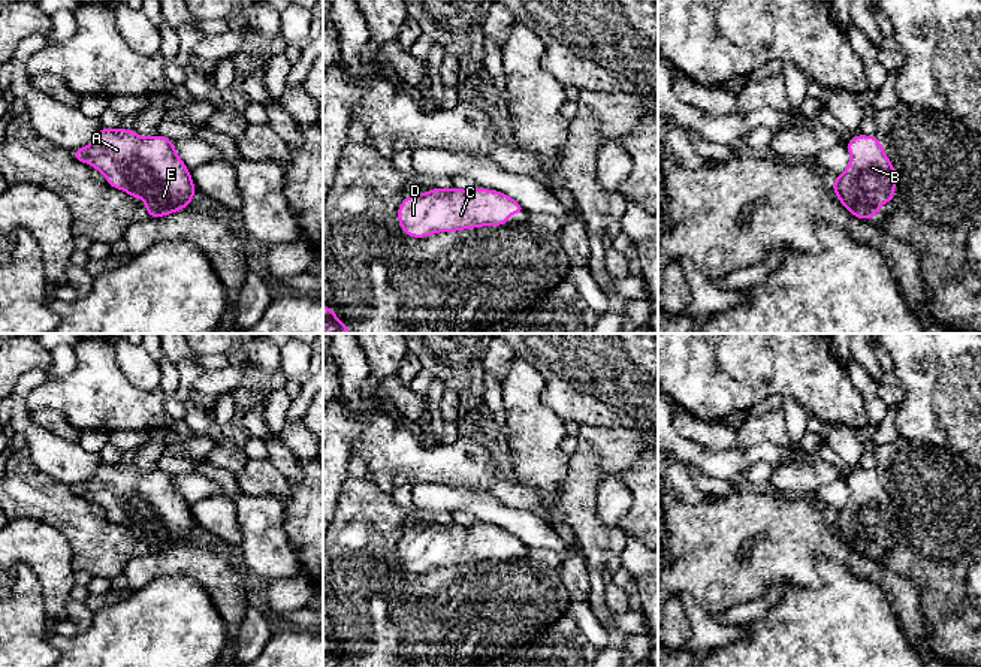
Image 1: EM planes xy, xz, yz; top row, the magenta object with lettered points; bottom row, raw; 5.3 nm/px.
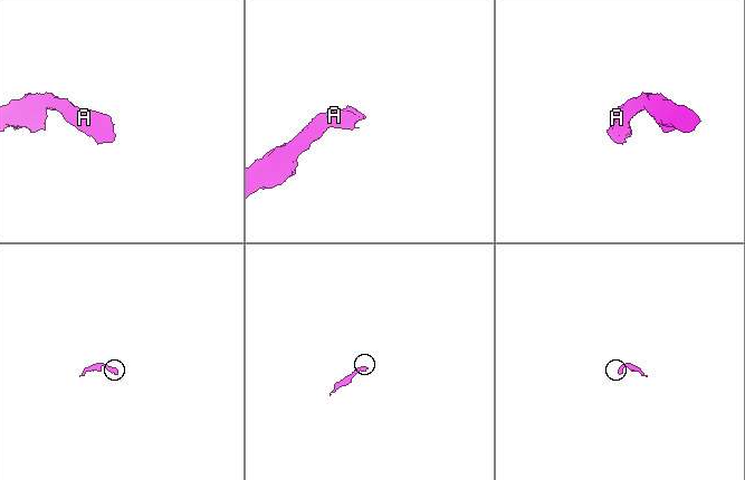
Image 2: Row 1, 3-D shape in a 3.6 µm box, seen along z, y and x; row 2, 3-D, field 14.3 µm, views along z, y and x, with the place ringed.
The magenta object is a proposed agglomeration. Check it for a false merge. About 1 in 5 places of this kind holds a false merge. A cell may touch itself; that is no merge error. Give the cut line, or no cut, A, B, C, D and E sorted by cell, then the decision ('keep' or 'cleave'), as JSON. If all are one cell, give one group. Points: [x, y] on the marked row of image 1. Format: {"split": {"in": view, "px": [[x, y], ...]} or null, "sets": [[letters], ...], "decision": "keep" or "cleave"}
{"split": null, "sets": [["A", "B", "C", "D", "E"]], "decision": "keep"}

